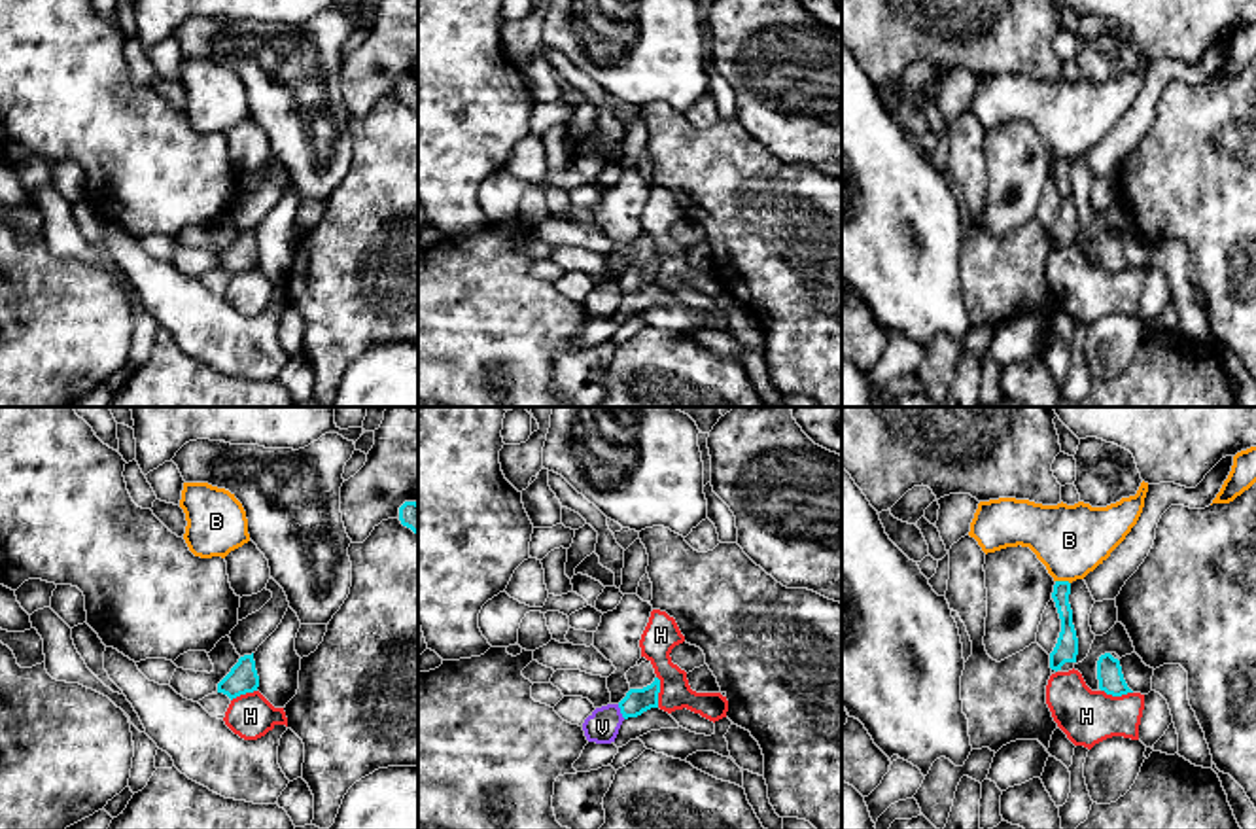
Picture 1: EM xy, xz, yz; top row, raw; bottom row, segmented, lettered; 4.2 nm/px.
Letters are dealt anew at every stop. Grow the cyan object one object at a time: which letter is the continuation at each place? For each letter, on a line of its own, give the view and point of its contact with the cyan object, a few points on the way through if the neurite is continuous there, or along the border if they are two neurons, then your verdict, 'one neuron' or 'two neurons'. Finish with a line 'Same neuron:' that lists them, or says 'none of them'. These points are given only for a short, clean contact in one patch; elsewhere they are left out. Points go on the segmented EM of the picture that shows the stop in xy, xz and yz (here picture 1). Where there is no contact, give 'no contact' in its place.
B: contact yz (1064, 582); border yz (1056, 580), (1069, 583); two neurons
H: contact yz (1116, 695); two neurons
V: contact xz (621, 712); border xz (617, 705), (625, 718); two neurons
Same neuron: none of them

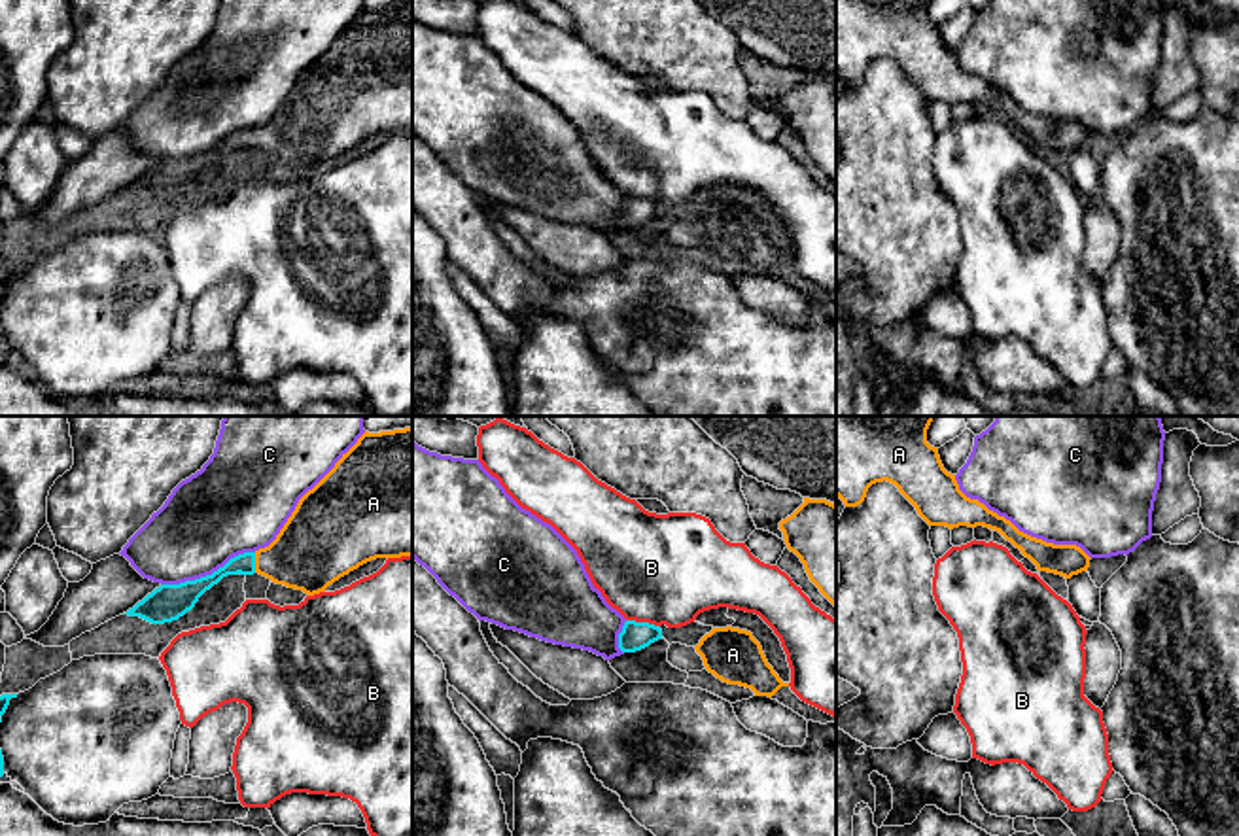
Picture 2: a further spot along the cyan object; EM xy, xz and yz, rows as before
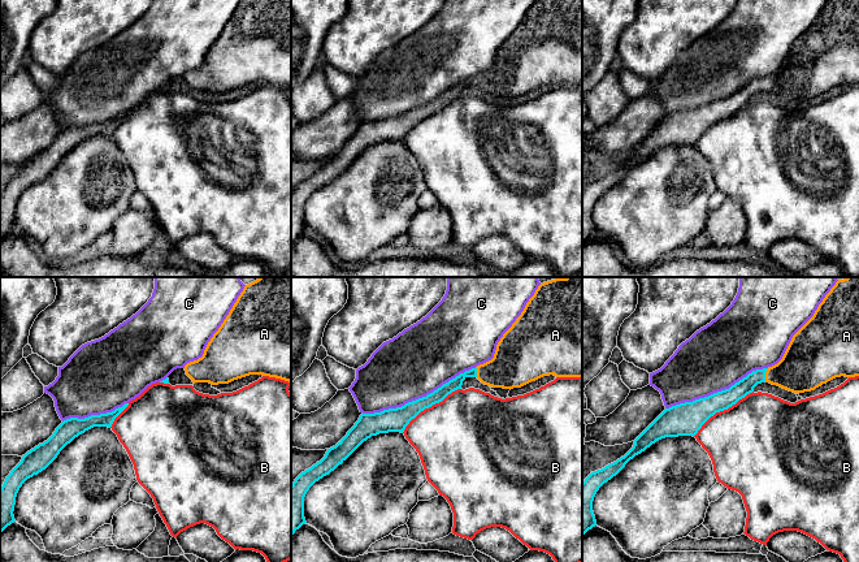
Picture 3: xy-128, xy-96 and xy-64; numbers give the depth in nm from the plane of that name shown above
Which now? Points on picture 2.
A: contact xy (254, 562); way xy (244, 564), (254, 562), (284, 562), (311, 551); one neuron
B: contact xz (644, 623); border xz (627, 619), (659, 626); two neurons
C: contact xy (207, 575); two neurons
Same neuron: A

